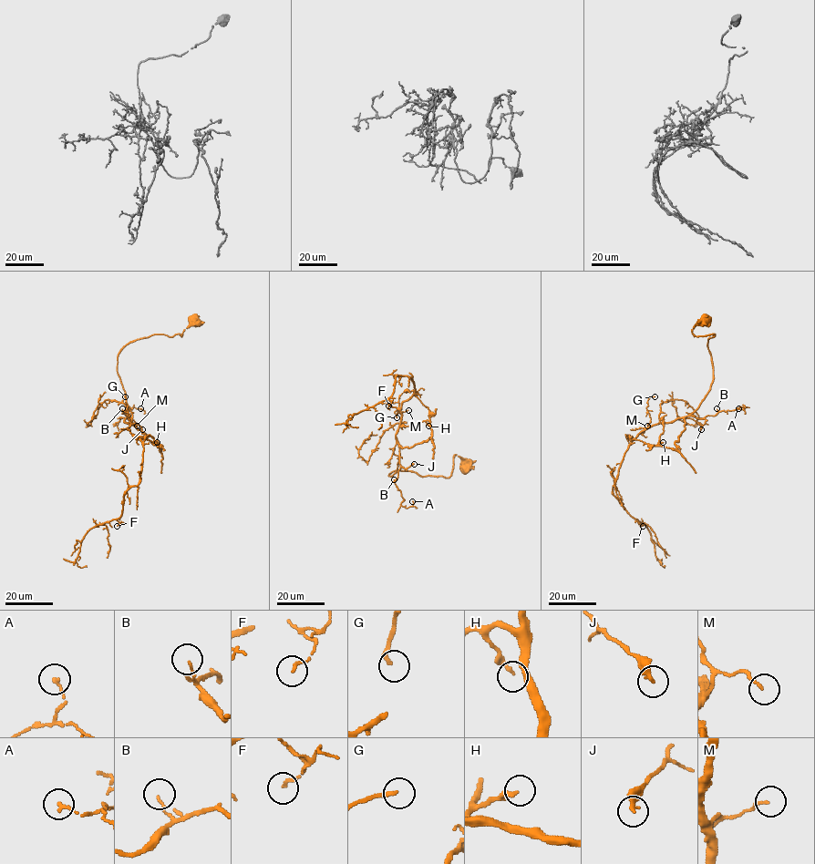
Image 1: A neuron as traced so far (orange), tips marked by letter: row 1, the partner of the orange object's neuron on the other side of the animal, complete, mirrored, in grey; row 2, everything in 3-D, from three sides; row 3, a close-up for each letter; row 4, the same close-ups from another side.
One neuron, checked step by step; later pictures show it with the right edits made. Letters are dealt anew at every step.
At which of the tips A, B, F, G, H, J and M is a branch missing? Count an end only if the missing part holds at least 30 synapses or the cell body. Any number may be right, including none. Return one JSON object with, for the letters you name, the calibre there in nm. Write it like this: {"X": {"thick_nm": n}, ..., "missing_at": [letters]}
{"missing_at": []}

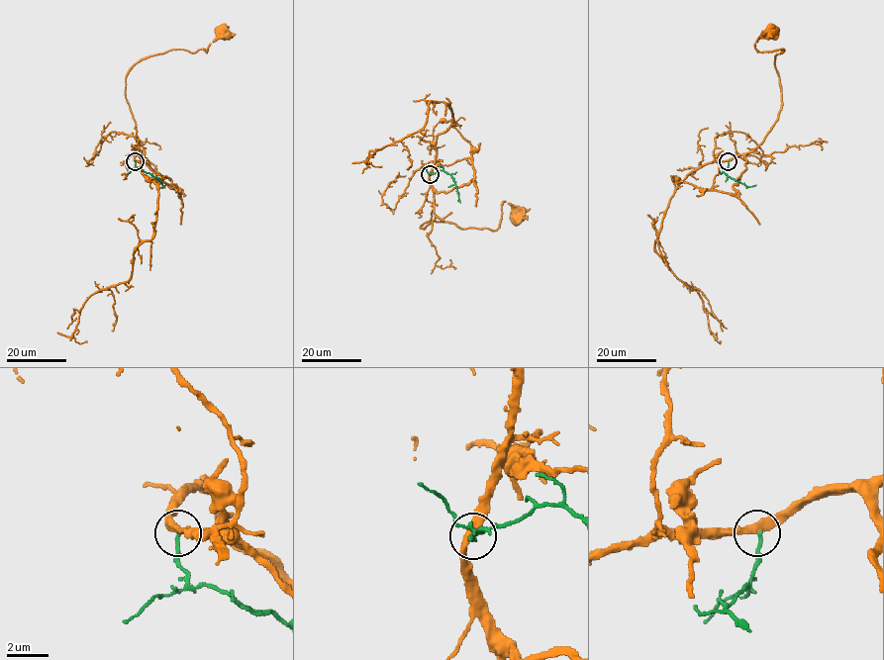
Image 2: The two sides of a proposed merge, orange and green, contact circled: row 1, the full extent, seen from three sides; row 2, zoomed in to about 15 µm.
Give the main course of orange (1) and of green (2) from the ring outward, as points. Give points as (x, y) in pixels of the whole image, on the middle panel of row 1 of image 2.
1: (430, 174), (432, 217), (420, 228), (443, 221), (495, 230), (503, 202), (516, 218)
2: (430, 174), (440, 170), (449, 174), (460, 202)

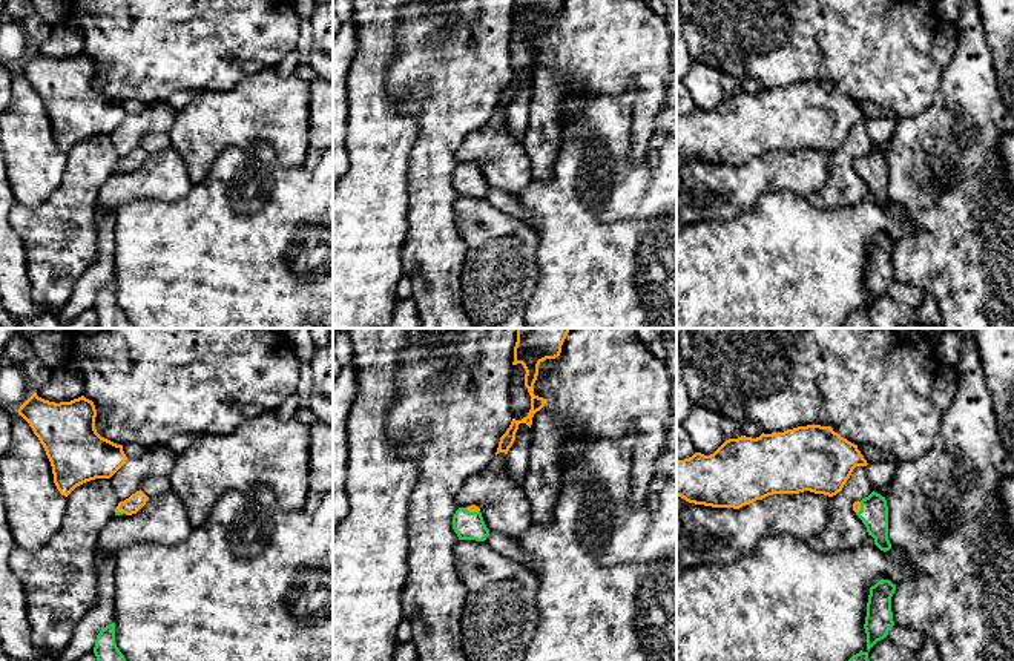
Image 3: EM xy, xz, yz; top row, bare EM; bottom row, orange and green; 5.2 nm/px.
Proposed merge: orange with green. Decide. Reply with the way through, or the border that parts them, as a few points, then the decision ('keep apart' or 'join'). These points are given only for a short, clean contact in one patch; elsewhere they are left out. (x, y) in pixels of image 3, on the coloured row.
runs through xz (473, 508), (473, 511), (467, 525); join

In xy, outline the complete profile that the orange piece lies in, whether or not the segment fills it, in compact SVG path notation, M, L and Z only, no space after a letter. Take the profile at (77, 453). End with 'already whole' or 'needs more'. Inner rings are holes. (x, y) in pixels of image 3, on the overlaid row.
M34 393L18 414L43 445L54 483L64 497L86 482L110 478L127 460L123 445L97 432L97 409L84 396L55 403Z; already whole

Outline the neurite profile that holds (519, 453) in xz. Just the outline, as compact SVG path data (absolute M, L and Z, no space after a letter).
M520 423L515 432L515 440L508 451L508 472L509 477L523 483L529 463L529 439L531 428L526 423Z

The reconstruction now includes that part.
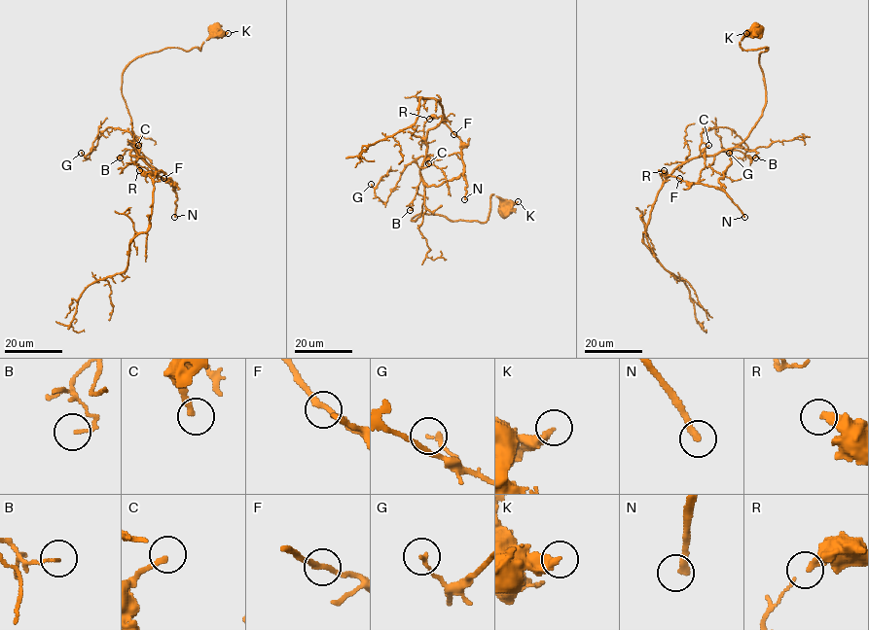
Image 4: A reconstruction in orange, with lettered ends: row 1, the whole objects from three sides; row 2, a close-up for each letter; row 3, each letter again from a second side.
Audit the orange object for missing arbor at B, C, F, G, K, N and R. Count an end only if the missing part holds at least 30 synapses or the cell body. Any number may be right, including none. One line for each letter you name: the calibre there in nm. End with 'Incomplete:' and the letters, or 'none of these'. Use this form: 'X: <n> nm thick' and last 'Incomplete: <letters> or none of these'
C: 160 nm thick
N: 300 nm thick
Incomplete: C, N

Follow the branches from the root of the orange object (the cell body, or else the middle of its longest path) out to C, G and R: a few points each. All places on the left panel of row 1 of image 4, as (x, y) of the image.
C: (214, 30), (200, 50), (162, 49), (136, 56), (125, 69), (122, 94), (130, 118), (131, 156), (138, 145)
G: (214, 30), (200, 50), (162, 49), (125, 69), (139, 153), (112, 127), (81, 153)
R: (214, 30), (200, 50), (162, 49), (136, 56), (123, 72), (130, 154), (151, 175), (139, 170)

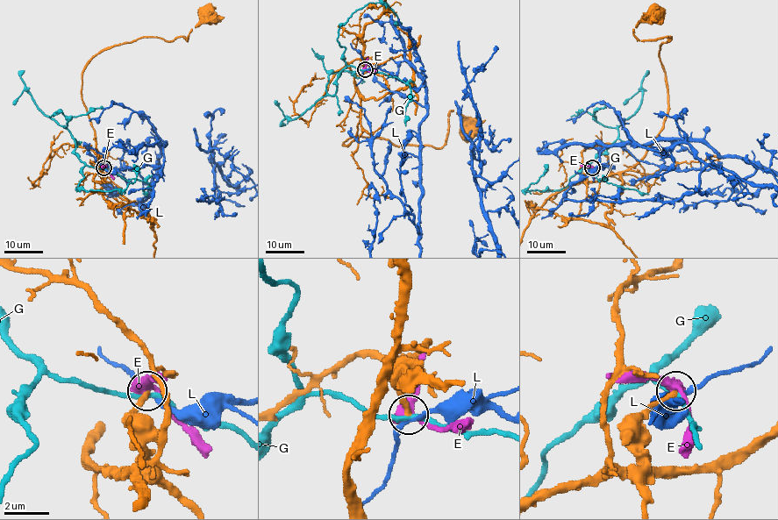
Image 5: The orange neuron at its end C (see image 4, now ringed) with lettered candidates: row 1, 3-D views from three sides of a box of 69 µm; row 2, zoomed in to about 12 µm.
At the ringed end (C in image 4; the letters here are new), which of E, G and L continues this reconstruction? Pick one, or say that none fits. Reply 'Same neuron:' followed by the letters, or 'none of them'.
Same neuron: none of them

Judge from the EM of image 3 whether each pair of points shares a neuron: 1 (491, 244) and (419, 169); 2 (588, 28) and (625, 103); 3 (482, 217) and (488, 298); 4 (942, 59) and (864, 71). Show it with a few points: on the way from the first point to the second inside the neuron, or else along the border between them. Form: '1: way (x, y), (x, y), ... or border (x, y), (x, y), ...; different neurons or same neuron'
1: border (457, 197), (454, 220), (464, 241); different neurons
2: border (585, 95), (620, 97), (631, 89), (632, 129); different neurons
3: way (488, 236), (488, 278); same neuron
4: border (938, 25), (933, 59), (942, 68); different neurons

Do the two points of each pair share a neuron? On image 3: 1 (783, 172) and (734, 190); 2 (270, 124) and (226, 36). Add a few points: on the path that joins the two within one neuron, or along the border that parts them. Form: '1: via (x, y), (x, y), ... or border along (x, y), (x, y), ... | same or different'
1: via (770, 172), (746, 183) | same
2: border along (270, 68), (246, 75), (232, 88), (212, 91) | different

